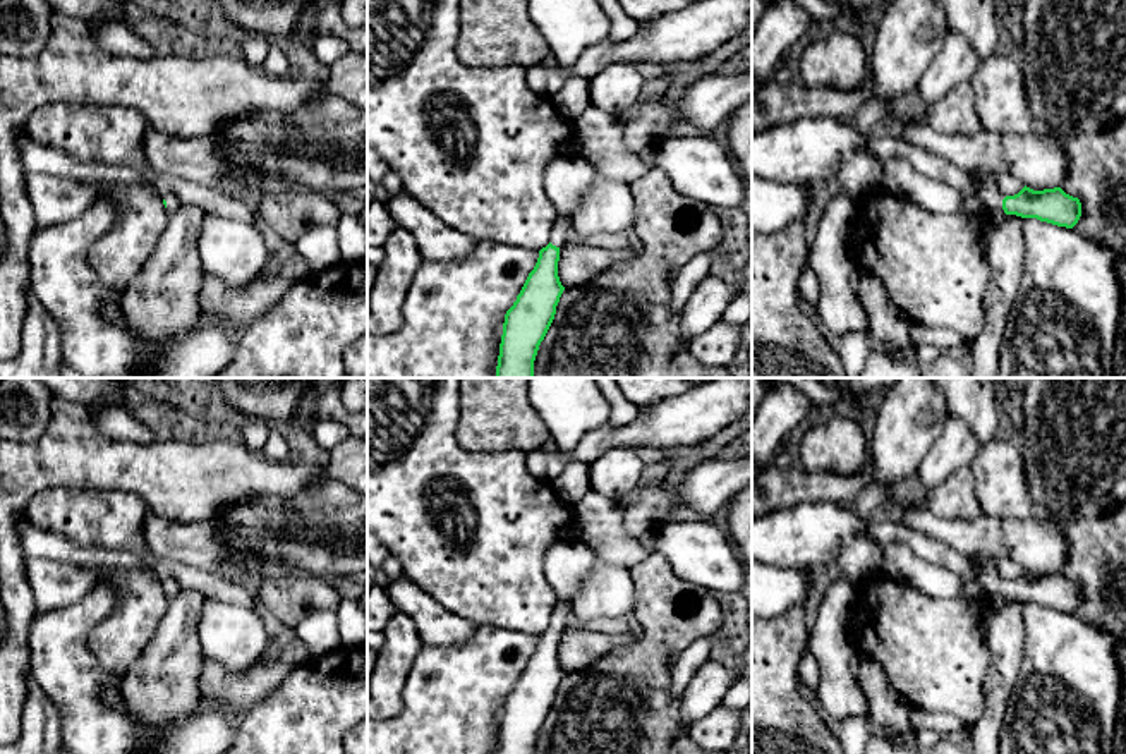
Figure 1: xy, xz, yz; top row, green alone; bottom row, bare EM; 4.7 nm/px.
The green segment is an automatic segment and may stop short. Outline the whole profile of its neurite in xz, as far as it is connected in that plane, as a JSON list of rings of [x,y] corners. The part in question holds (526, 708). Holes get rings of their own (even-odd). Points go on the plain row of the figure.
[[[556,598],[549,629],[539,635],[517,685],[505,699],[496,754],[534,754],[565,672],[558,661],[560,632],[572,615],[572,601]]]

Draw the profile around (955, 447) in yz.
[[[947,417],[937,440],[920,462],[913,484],[918,495],[935,488],[958,467],[970,465],[980,443],[972,428],[960,417]]]

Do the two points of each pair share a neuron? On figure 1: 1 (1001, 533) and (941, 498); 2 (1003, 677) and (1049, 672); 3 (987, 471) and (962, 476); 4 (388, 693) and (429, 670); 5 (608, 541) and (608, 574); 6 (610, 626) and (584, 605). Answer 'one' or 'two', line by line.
1: two
2: two
3: two
4: two
5: two
6: two

